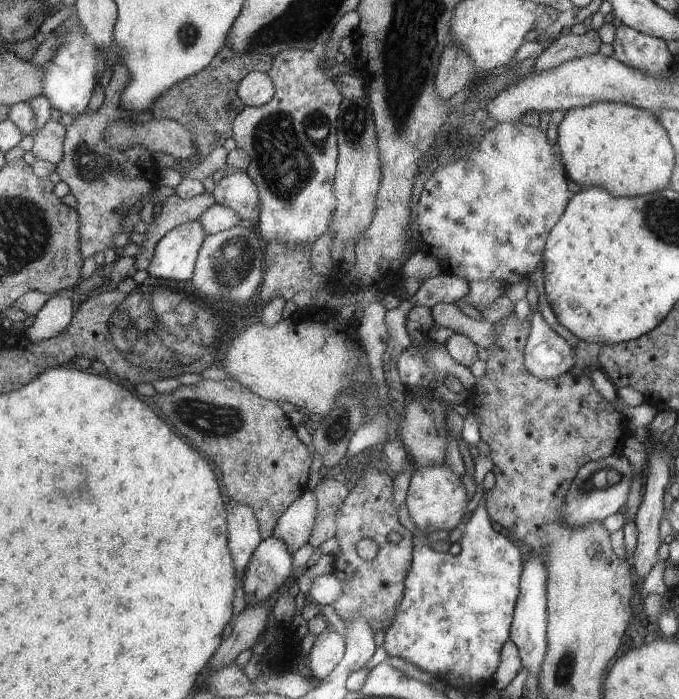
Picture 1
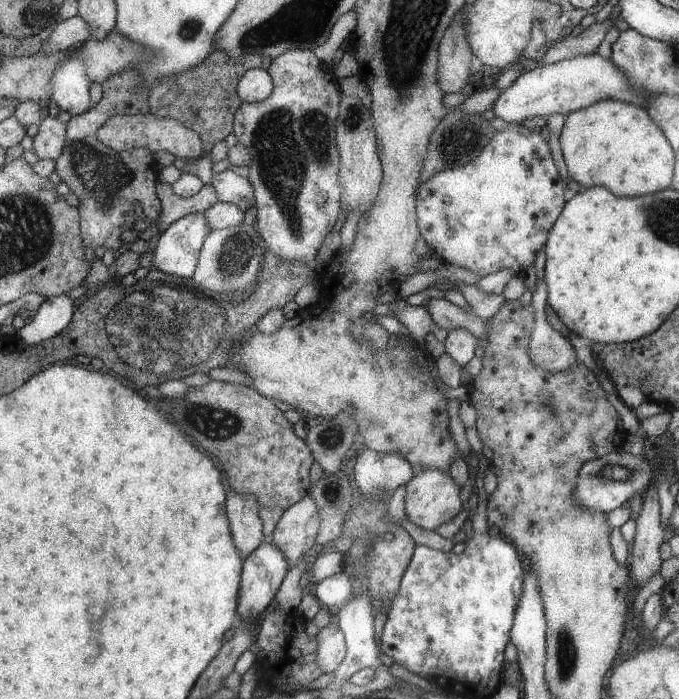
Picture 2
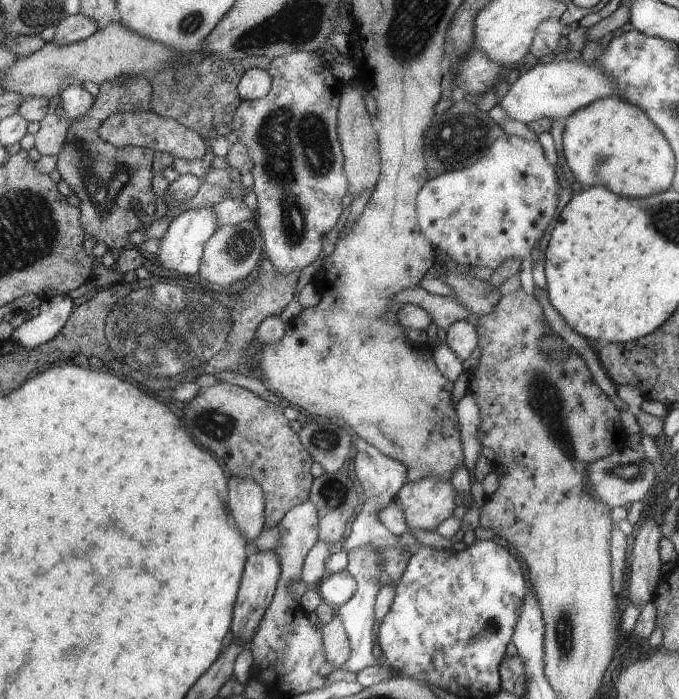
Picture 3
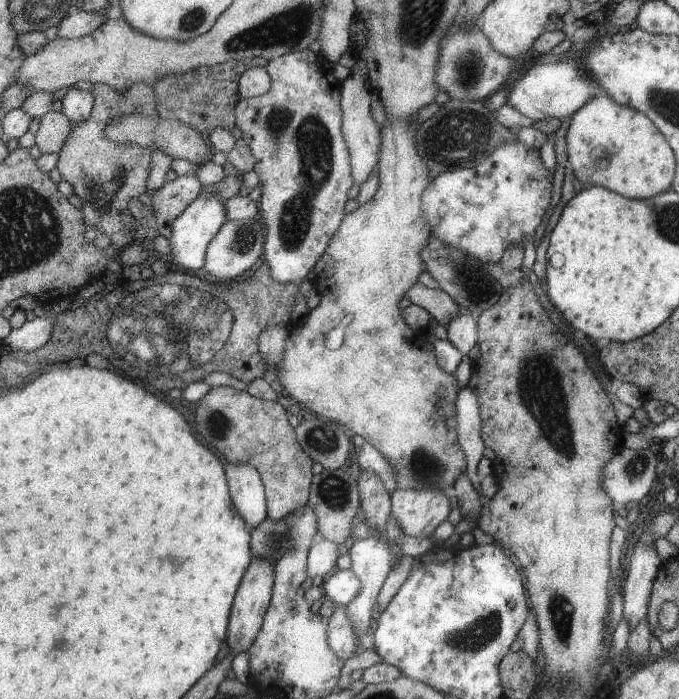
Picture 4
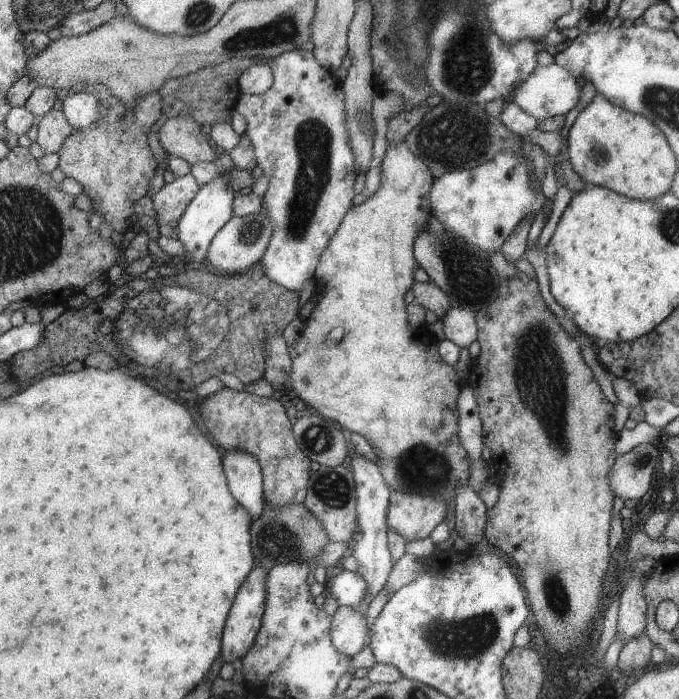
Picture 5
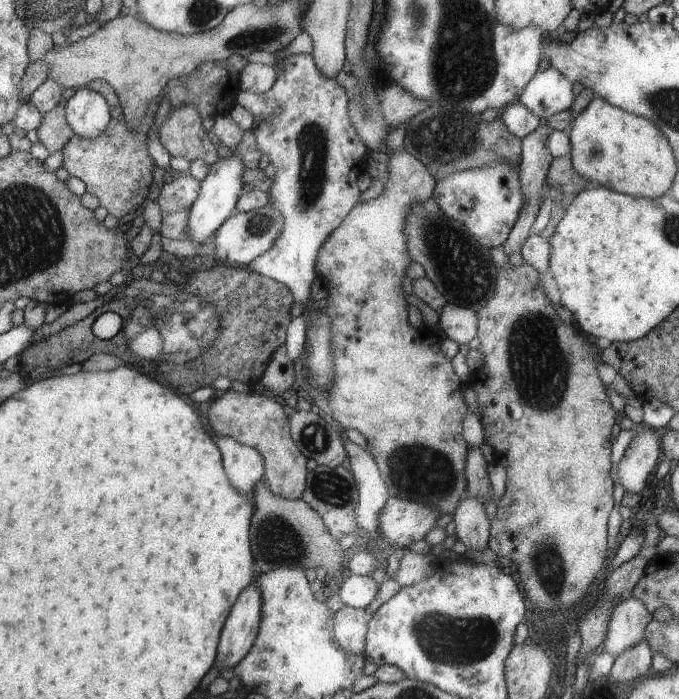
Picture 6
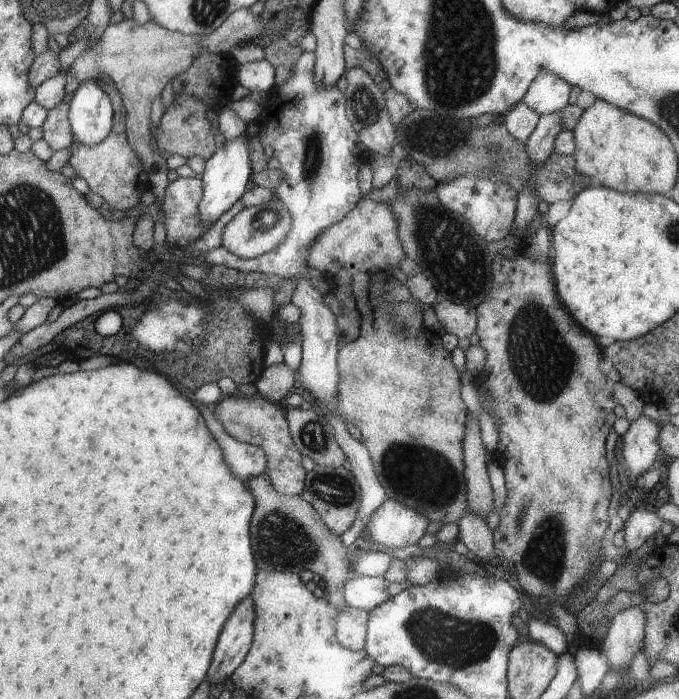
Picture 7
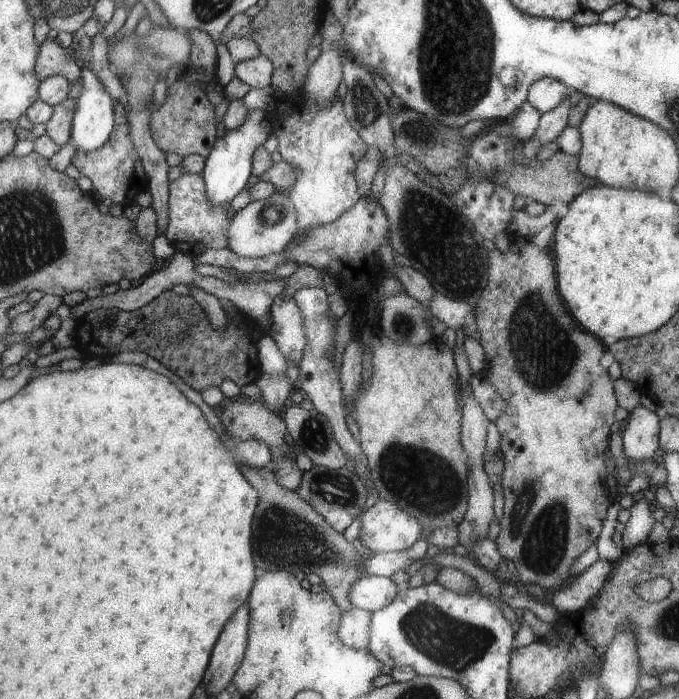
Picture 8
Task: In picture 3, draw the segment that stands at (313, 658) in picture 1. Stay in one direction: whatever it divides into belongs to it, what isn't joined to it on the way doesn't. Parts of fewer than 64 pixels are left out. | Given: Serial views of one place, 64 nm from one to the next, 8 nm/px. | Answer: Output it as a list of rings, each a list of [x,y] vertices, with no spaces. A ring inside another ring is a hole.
[[[335,614],[330,622],[324,625],[324,648],[327,658],[336,666],[342,668],[351,656],[351,642],[340,614]]]

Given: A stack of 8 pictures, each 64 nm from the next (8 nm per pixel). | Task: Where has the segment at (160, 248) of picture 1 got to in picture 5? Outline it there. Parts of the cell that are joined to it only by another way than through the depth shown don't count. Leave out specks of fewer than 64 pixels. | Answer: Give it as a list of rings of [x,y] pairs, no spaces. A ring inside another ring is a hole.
[[[222,170],[218,178],[201,185],[198,194],[188,204],[188,208],[180,217],[178,228],[176,228],[178,230],[177,239],[182,242],[182,246],[186,250],[186,254],[178,260],[180,264],[187,261],[198,262],[198,264],[204,262],[207,251],[210,250],[212,239],[222,230],[224,224],[234,216],[235,195],[237,193],[230,192],[230,188],[228,188],[228,178],[226,178],[228,172],[232,172],[232,170]]]

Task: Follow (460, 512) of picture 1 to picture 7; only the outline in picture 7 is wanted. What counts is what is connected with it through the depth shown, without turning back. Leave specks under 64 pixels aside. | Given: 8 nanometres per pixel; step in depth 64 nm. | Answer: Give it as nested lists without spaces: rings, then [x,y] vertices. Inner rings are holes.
[[[387,499],[366,523],[368,540],[390,548],[415,545],[426,535],[430,520],[416,508]]]

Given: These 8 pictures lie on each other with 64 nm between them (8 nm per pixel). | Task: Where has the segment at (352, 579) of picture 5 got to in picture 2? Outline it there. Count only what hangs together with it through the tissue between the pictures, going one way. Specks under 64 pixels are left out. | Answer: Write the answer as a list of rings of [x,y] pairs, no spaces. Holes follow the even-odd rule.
[[[332,569],[327,572],[312,593],[319,600],[320,604],[329,609],[340,608],[346,600],[352,596],[352,578],[341,569]]]

